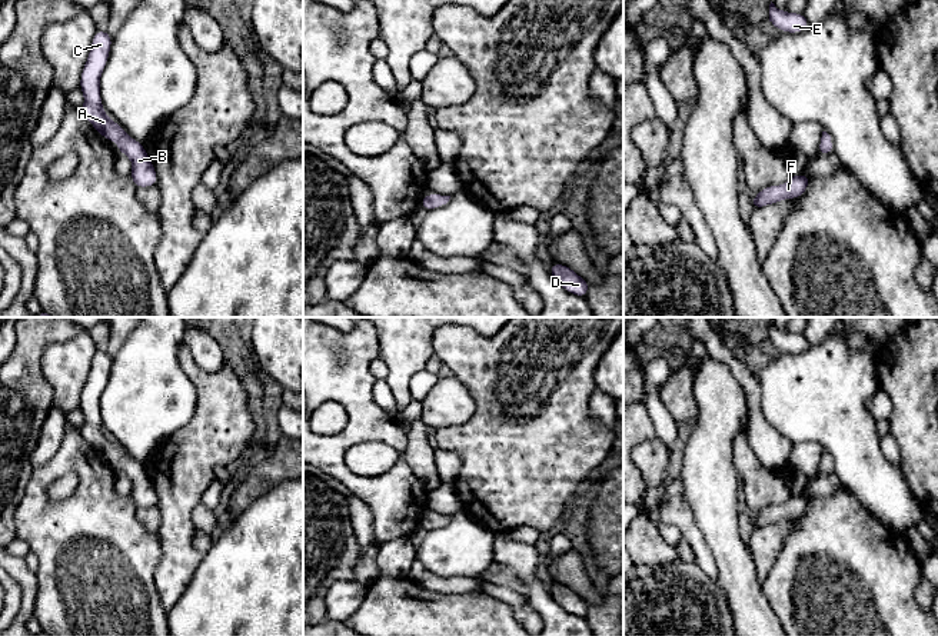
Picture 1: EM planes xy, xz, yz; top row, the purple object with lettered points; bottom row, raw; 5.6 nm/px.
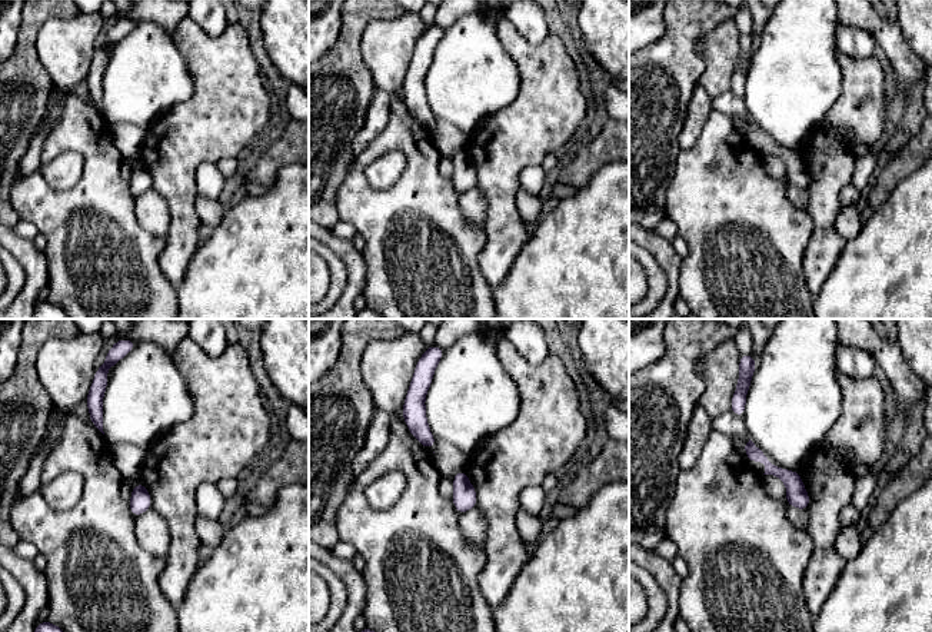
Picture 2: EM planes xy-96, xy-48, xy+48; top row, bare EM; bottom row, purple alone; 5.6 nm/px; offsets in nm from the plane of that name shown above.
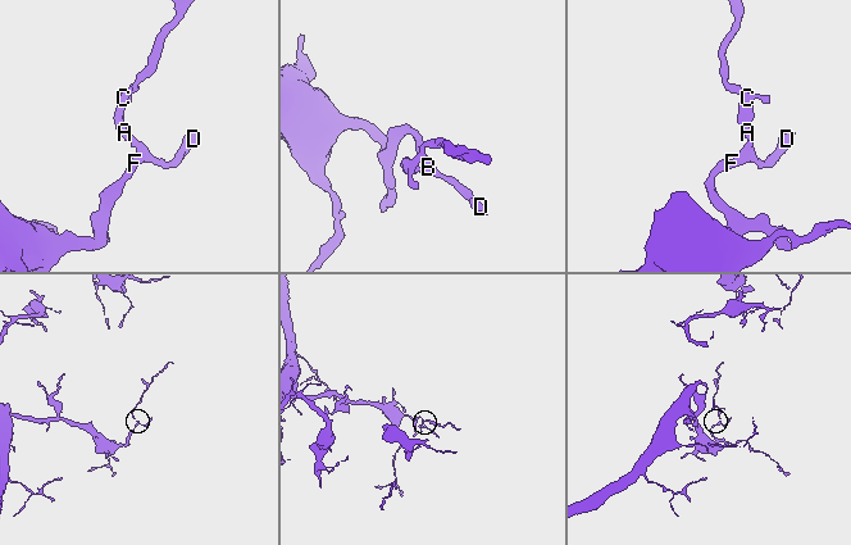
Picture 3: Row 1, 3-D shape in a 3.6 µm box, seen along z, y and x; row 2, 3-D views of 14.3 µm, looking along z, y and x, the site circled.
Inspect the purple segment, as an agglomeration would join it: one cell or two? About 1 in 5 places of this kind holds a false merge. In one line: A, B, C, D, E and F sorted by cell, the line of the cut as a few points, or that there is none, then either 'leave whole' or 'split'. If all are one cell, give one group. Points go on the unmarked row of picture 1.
groups A B C D E F; cut none; leave whole

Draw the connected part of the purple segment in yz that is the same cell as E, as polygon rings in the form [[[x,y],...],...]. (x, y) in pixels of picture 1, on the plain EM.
[[[772,322],[769,324],[769,342],[771,346],[785,353],[805,352],[811,344],[802,333],[786,333],[776,329]]]

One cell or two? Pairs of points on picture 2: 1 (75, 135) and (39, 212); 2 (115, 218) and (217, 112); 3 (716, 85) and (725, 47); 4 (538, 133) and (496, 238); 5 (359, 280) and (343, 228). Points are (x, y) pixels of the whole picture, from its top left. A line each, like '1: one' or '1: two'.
1: one
2: two
3: one
4: one
5: two

